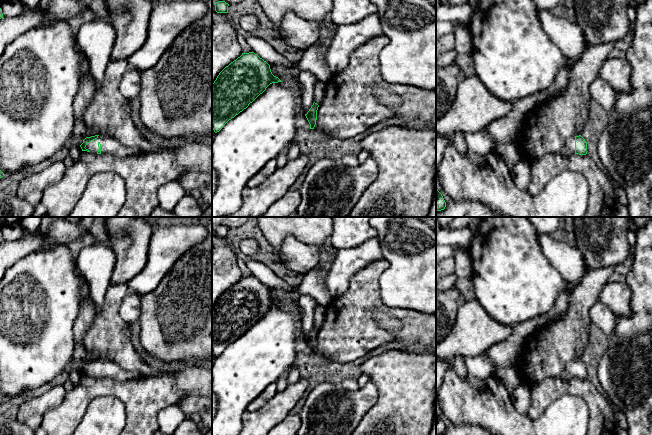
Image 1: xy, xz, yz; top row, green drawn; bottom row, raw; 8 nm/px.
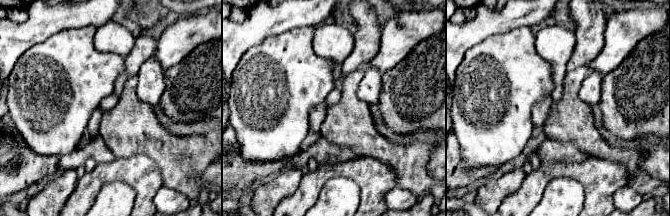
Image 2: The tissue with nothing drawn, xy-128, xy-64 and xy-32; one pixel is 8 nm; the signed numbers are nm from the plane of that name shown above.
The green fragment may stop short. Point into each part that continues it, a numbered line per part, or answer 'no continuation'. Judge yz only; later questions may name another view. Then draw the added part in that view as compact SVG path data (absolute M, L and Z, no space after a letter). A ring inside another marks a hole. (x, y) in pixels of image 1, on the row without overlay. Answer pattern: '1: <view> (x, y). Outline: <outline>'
1: yz (569, 372). Outline: M571 361L565 366L565 369L560 377L565 380L575 378L575 361Z

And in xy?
1: xy (109, 369). Outline: M99 359L97 363L88 367L85 372L88 373L91 377L97 377L99 373L99 367L101 368L101 378L111 378L117 381L127 381L142 377L141 374L136 371L122 369L112 361L105 361L101 359Z

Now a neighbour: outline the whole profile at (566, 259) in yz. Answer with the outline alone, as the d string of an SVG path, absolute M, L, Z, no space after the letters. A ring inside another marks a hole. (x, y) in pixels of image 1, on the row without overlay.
M538 233L544 256L567 282L569 295L582 281L587 269L582 253L574 245Z

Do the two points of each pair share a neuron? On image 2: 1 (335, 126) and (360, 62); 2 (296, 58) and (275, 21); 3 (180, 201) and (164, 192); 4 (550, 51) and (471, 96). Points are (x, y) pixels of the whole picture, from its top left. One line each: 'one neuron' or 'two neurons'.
1: two neurons
2: two neurons
3: one neuron
4: two neurons

